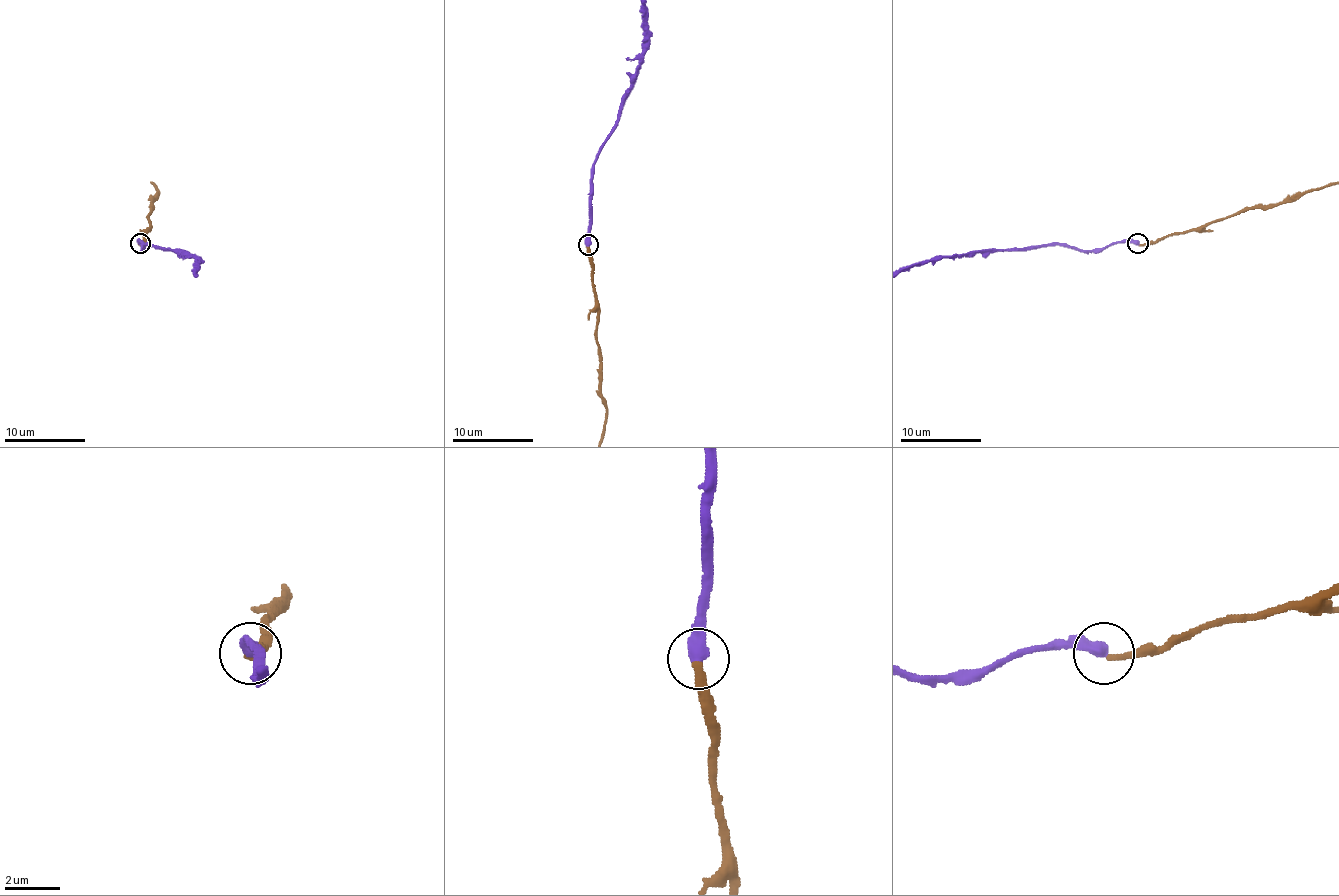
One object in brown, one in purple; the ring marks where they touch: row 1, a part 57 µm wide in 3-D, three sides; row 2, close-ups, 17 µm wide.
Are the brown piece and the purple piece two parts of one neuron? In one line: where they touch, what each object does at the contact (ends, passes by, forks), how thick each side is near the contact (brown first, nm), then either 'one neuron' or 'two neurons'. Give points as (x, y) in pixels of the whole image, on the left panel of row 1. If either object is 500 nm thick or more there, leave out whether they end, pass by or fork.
at (140, 243); brown ends there; purple ends there; 260 nm thick on the brown side, 480 nm on the other; two neurons

